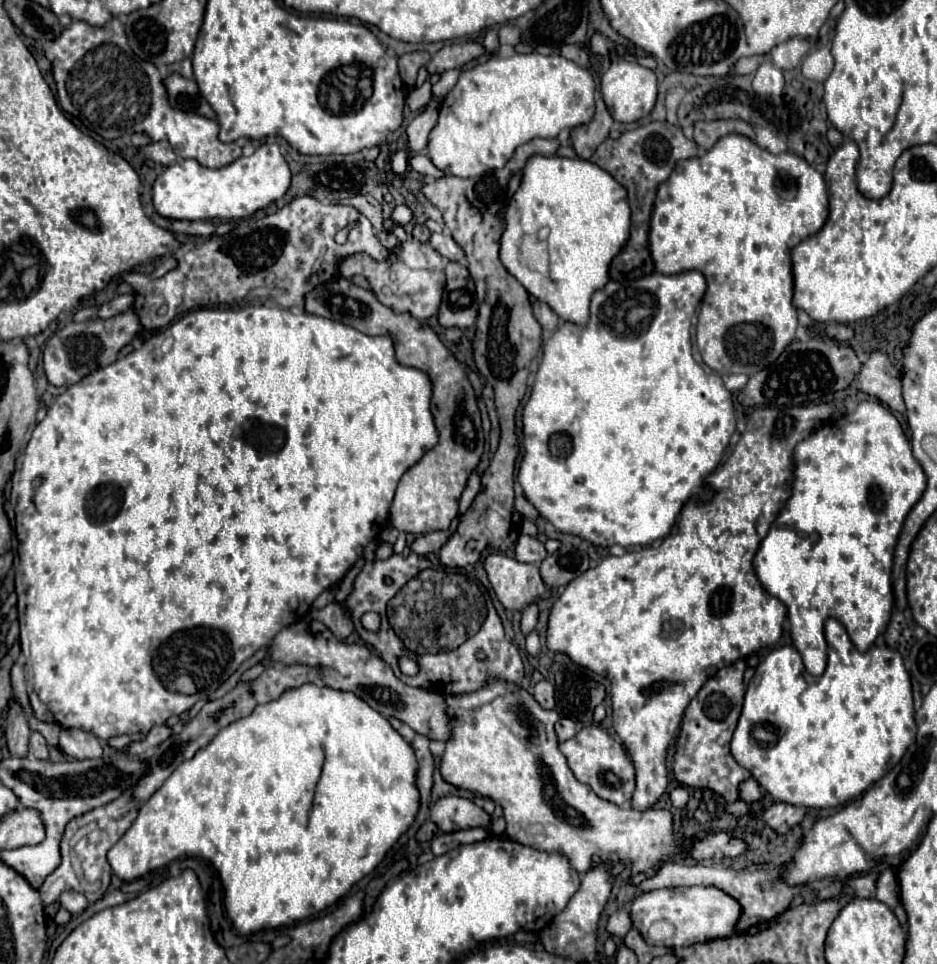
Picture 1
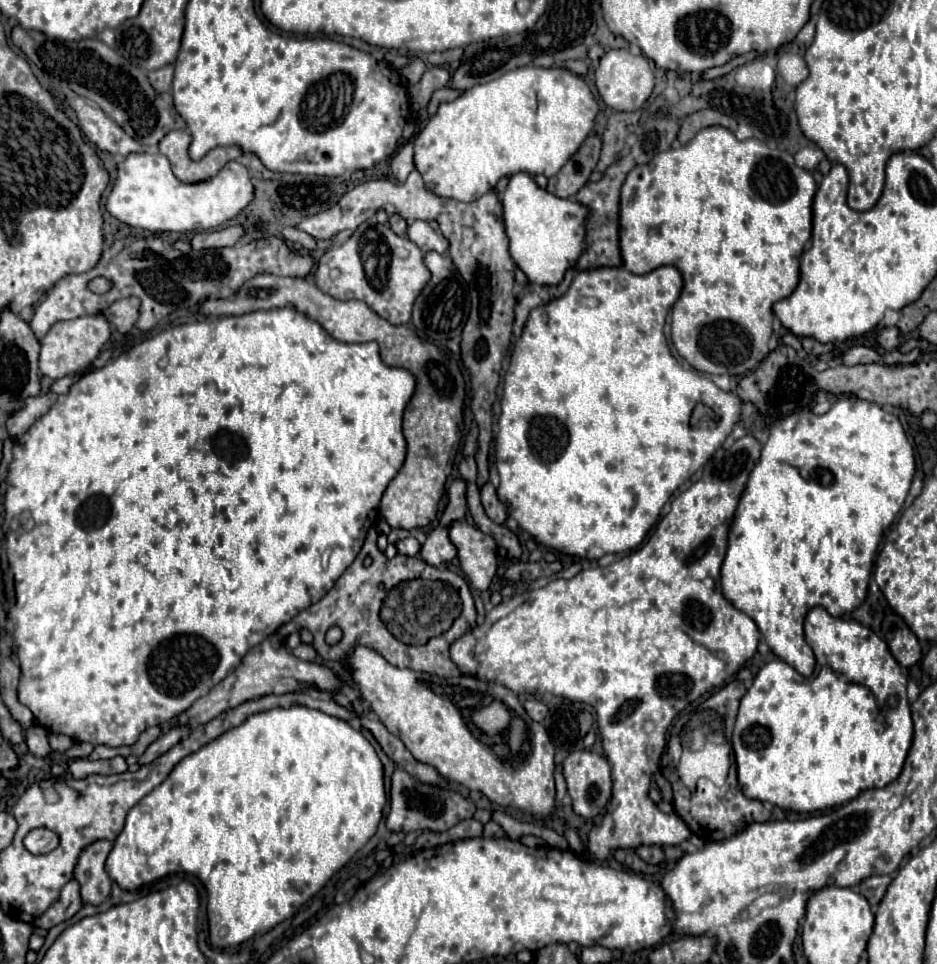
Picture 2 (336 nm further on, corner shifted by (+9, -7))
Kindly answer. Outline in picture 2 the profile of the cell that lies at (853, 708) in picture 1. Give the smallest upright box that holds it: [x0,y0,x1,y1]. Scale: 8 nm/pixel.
[732,606,912,812]

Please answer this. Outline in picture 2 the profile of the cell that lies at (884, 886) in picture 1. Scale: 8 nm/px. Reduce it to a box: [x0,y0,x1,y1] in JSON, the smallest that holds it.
[860,876,892,908]

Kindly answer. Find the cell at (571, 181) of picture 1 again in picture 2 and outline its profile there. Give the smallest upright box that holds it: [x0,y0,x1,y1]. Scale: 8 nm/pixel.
[502,174,588,284]

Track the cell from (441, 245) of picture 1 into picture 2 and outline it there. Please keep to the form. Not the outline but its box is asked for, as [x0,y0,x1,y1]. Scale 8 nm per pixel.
[408,220,448,252]

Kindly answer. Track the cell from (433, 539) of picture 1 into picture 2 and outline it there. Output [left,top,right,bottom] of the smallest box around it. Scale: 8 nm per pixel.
[396,536,420,556]

